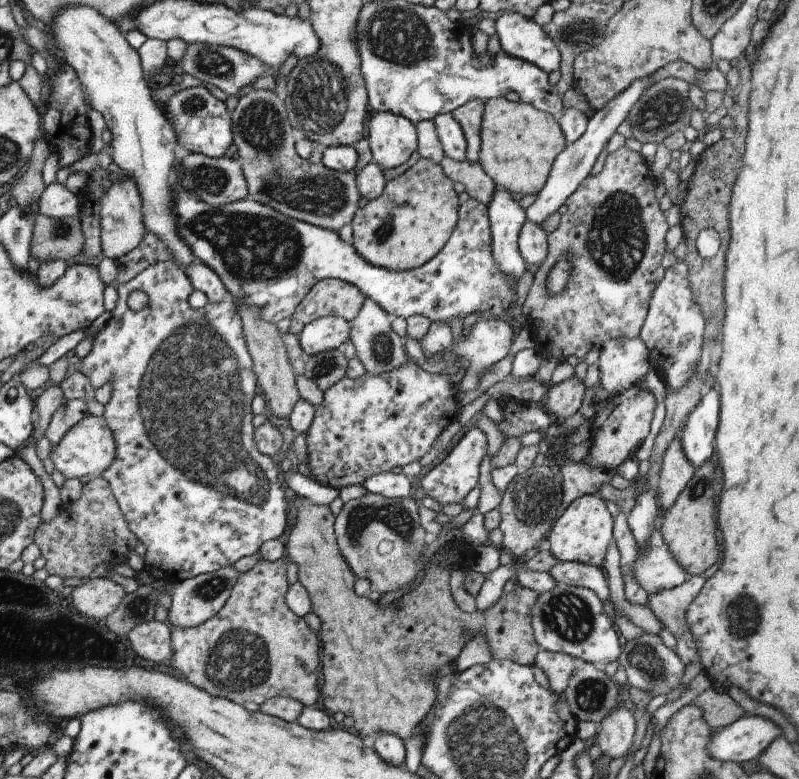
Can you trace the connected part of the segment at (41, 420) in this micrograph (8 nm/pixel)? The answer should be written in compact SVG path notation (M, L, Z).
M47 386L34 400L33 405L33 430L31 435L23 442L19 444L17 448L13 448L13 452L20 450L28 444L33 444L35 440L41 438L45 434L45 428L48 428L53 414L57 410L63 408L66 405L65 398L63 398L63 392L59 386Z

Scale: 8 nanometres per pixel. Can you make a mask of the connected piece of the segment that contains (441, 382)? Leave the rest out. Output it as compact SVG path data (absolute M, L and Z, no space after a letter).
M415 363L396 366L393 370L370 377L343 377L324 390L323 400L314 407L311 424L305 432L305 464L311 480L321 486L341 490L349 485L362 485L368 478L387 472L393 466L402 467L419 460L437 440L441 430L456 420L460 409L455 400L456 394L458 392L453 390L449 375L429 373Z

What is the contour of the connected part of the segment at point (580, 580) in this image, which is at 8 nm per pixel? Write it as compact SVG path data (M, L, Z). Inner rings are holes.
M557 561L551 570L547 570L547 574L556 583L589 588L601 602L611 602L604 571L601 568L573 561Z

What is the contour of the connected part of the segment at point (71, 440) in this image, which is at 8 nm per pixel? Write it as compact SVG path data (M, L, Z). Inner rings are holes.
M88 412L79 422L67 429L59 442L49 448L47 457L53 463L54 469L58 470L64 478L81 478L87 474L101 474L115 456L115 442L113 434L107 428L103 416L91 415Z

